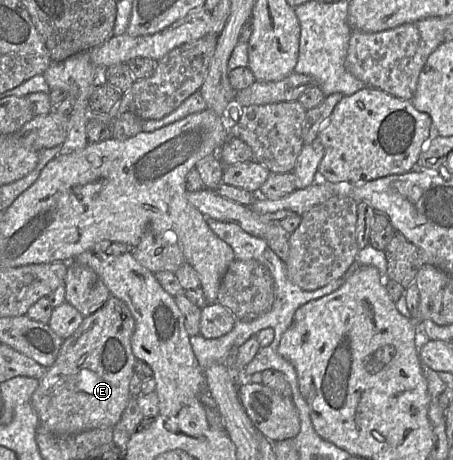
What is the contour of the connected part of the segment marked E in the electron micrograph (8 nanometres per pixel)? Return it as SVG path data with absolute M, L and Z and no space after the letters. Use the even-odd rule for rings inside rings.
M112 295L101 308L83 318L78 329L64 339L54 364L38 379L38 386L32 395L32 405L40 425L57 436L73 435L95 428L114 428L130 399L129 384L136 361L131 347L134 330L135 320L129 308Z

